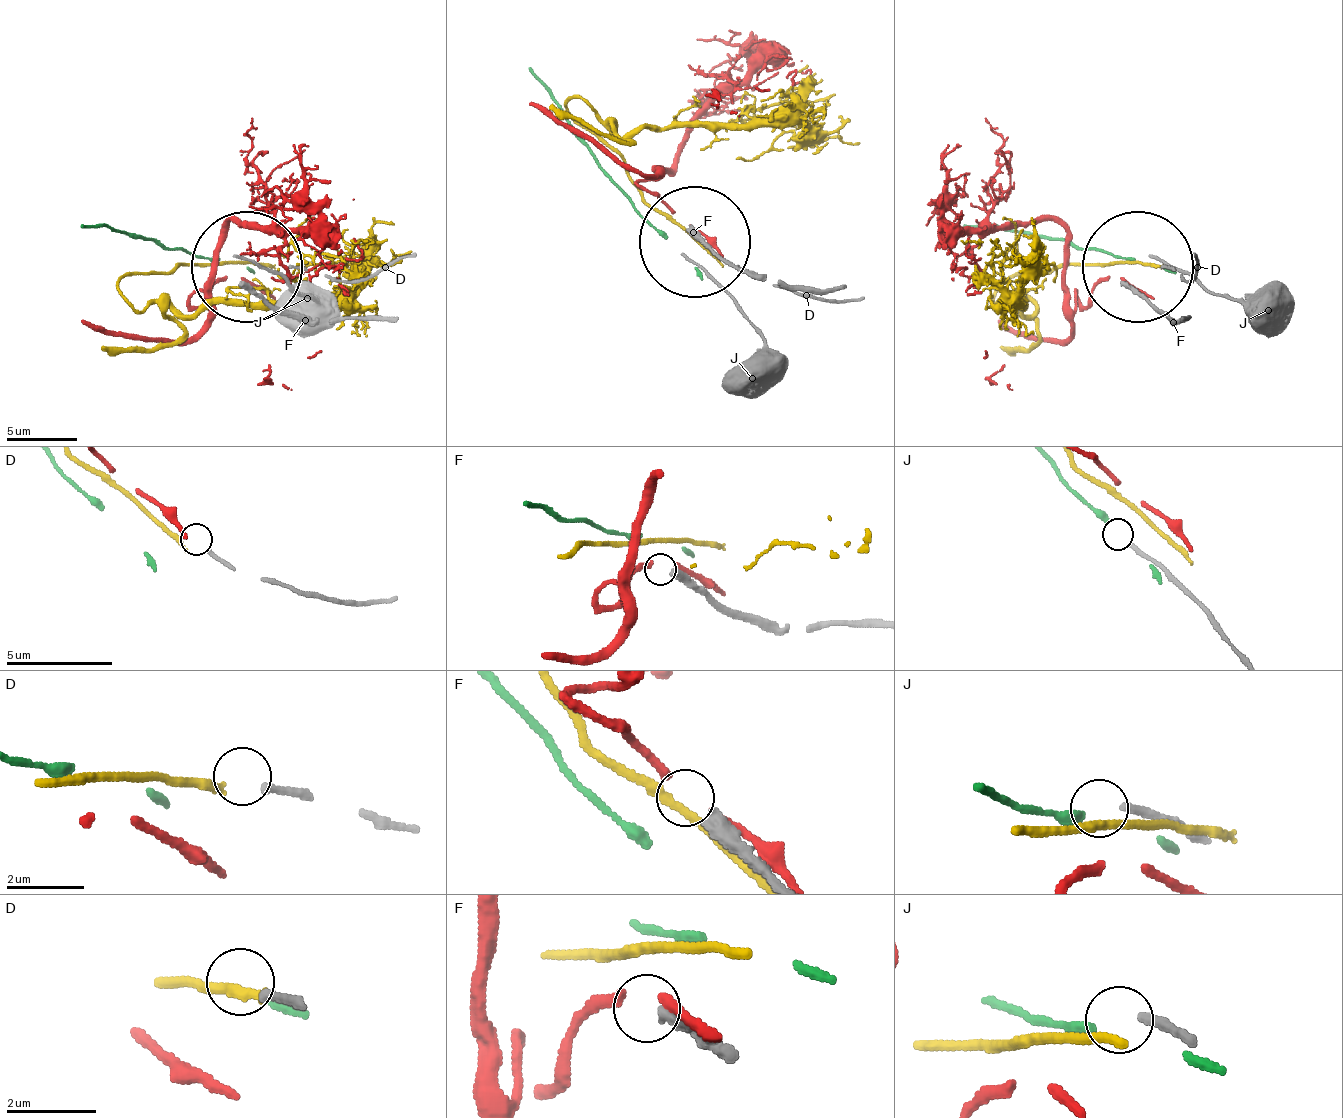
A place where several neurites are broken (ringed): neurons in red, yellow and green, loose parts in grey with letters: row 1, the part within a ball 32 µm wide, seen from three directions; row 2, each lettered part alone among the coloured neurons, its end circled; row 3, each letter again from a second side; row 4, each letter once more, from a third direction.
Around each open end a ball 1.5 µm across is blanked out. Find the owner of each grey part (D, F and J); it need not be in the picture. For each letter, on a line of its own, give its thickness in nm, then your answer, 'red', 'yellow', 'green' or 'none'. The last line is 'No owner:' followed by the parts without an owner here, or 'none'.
D: 190 nm thick; none
F: 340 nm thick; none
J: 200 nm thick; none
No owner: D, F, J

